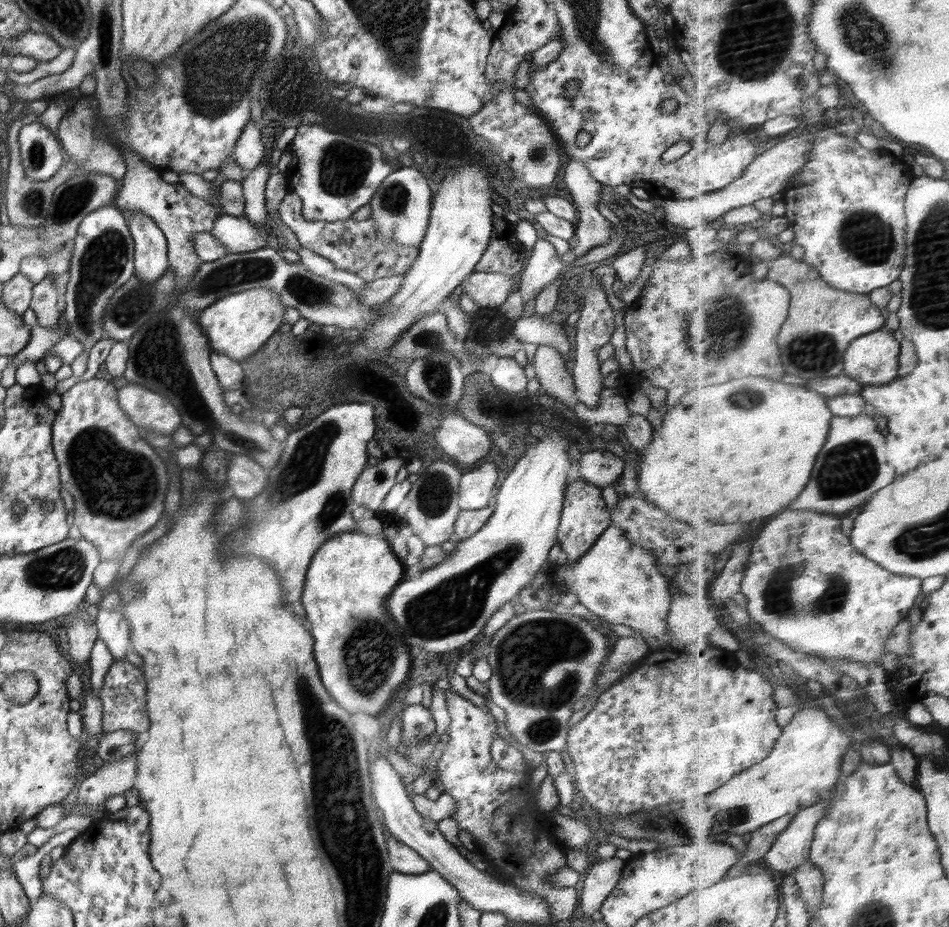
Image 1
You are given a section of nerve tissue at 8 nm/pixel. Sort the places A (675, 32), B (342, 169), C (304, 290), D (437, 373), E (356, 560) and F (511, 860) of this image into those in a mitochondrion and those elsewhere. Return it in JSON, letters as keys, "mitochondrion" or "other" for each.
{"A":"other","B":"mitochondrion","C":"mitochondrion","D":"mitochondrion","E":"other","F":"other"}

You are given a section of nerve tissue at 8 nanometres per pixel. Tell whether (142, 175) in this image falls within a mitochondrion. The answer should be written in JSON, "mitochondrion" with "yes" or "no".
{"mitochondrion":"no"}

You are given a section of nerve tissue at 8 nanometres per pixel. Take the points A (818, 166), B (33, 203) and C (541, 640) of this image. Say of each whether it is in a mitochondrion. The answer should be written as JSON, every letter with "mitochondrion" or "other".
{"A":"other","B":"mitochondrion","C":"mitochondrion"}

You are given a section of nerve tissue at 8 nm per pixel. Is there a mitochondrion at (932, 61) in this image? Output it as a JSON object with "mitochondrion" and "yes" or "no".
{"mitochondrion":"no"}

